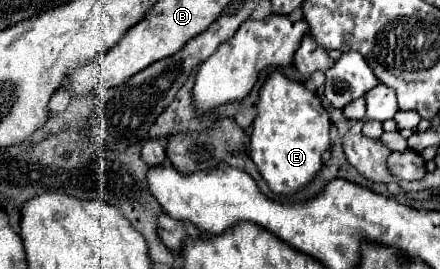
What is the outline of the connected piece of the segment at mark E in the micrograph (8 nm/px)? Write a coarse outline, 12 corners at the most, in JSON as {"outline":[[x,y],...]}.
{"outline":[[274,70],[248,154],[276,194],[304,188],[330,148],[330,116]]}

